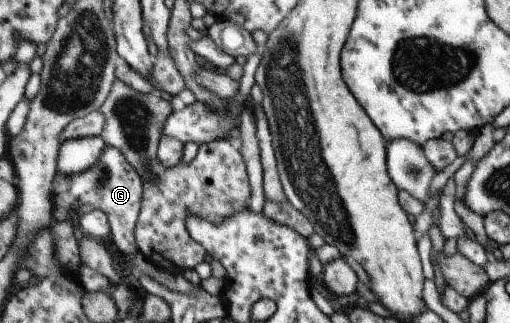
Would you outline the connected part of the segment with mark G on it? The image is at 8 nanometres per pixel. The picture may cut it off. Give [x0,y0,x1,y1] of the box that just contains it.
[52,146,143,255]

